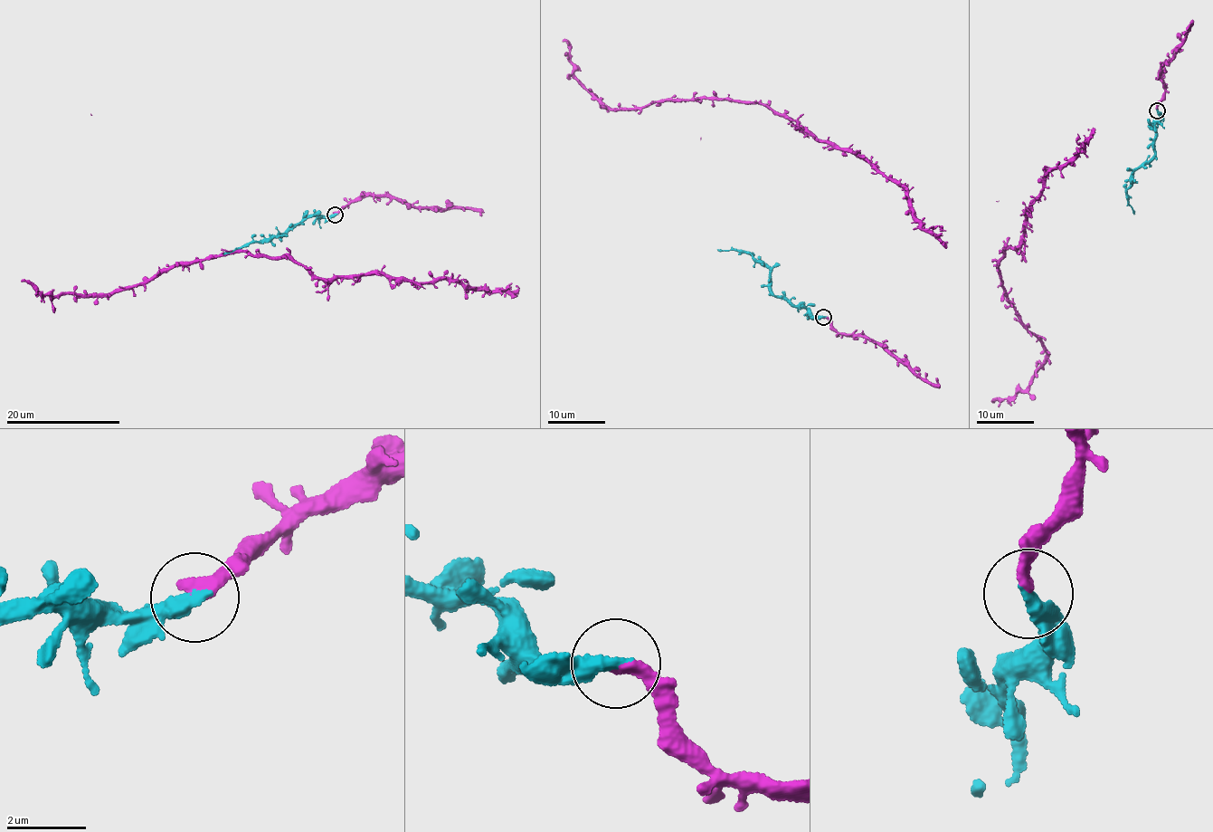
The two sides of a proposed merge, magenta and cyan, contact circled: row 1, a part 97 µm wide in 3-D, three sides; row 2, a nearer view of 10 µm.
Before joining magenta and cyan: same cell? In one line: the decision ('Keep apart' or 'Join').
Join

